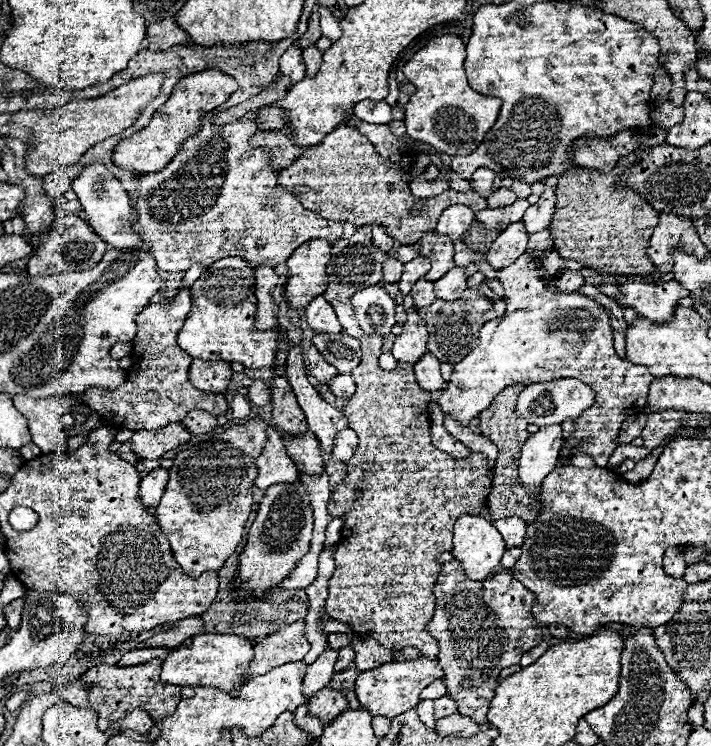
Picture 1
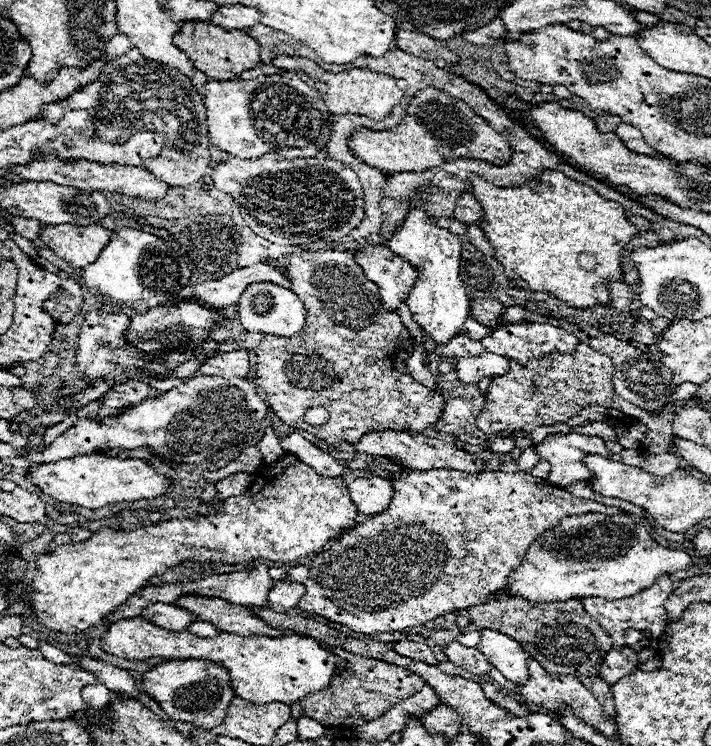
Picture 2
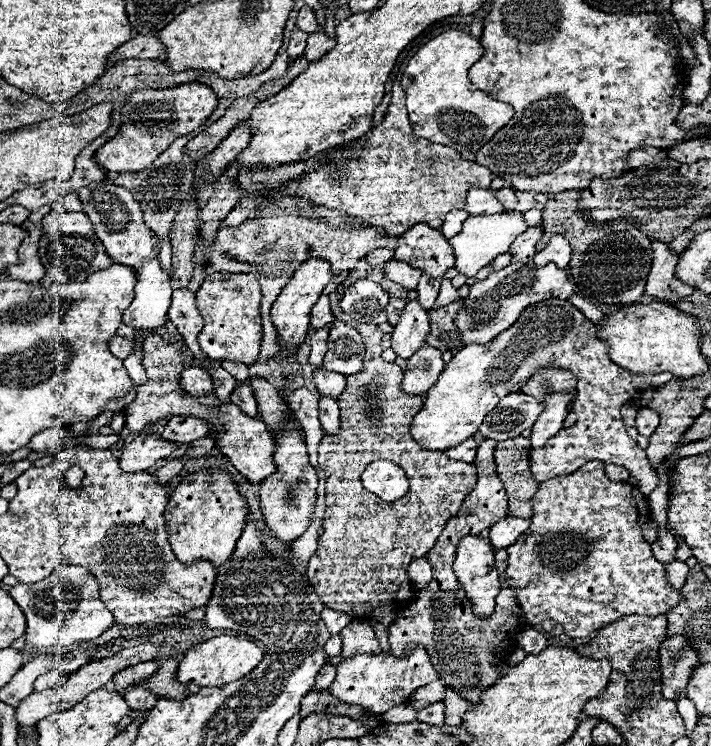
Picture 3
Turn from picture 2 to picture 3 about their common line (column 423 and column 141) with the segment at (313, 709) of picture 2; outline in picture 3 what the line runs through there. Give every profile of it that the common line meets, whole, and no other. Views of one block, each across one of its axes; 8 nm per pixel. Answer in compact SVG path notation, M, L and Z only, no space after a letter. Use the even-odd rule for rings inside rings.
M168 658L156 674L152 674L150 678L144 678L140 682L136 682L136 686L146 688L148 692L160 696L160 698L168 698L168 700L184 700L188 698L188 688L176 682L176 668L178 668L178 660Z

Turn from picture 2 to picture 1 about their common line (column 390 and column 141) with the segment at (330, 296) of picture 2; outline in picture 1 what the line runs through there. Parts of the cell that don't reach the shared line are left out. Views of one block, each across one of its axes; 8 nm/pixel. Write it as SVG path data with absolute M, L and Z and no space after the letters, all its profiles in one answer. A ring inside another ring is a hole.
M178 290L176 296L172 298L170 304L150 304L146 306L134 320L138 324L138 332L132 340L134 348L132 348L132 366L128 370L128 378L126 382L116 388L116 390L102 390L102 388L88 388L84 392L84 404L98 412L98 416L102 418L102 424L108 424L116 430L160 430L172 422L180 422L190 410L206 410L212 416L220 416L224 412L228 412L228 402L224 396L220 394L204 394L198 388L192 386L192 382L188 380L188 368L192 364L192 356L186 354L178 342L176 336L186 320L190 312L190 296L188 290Z

